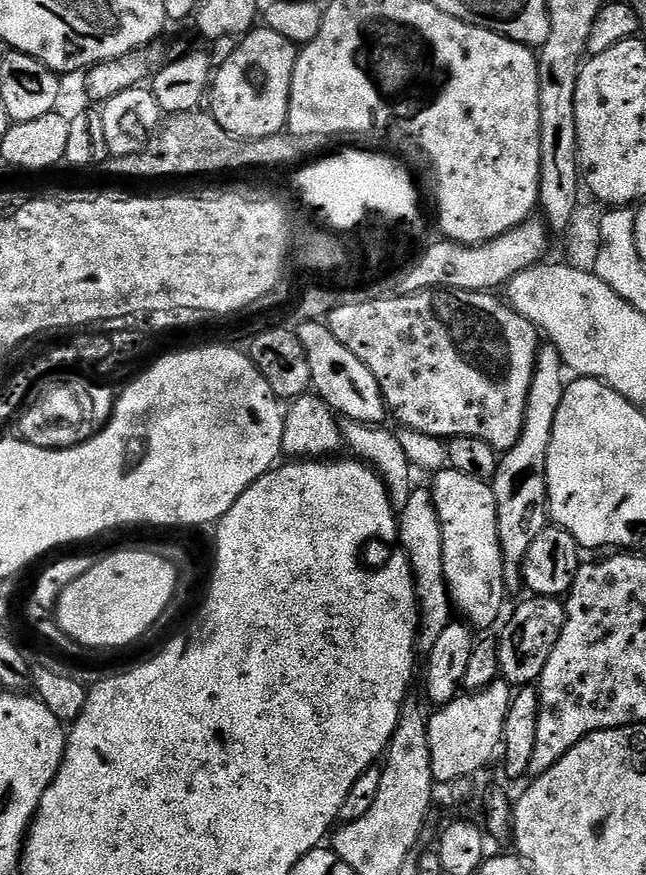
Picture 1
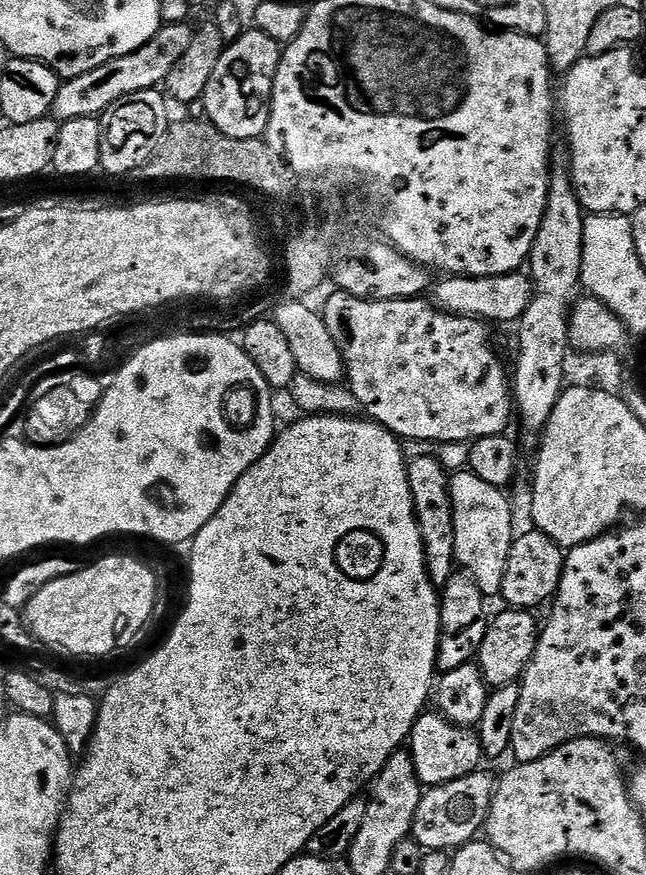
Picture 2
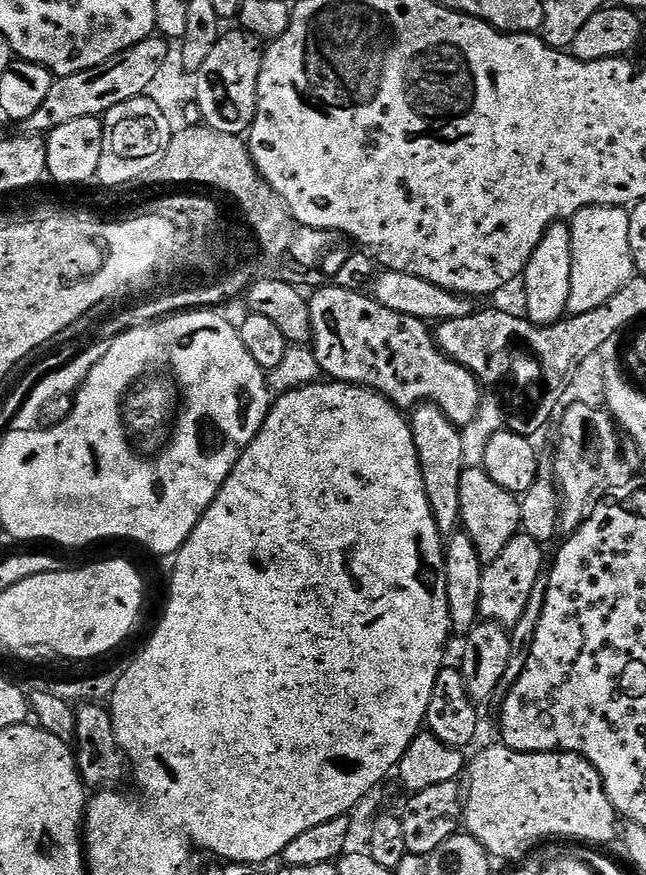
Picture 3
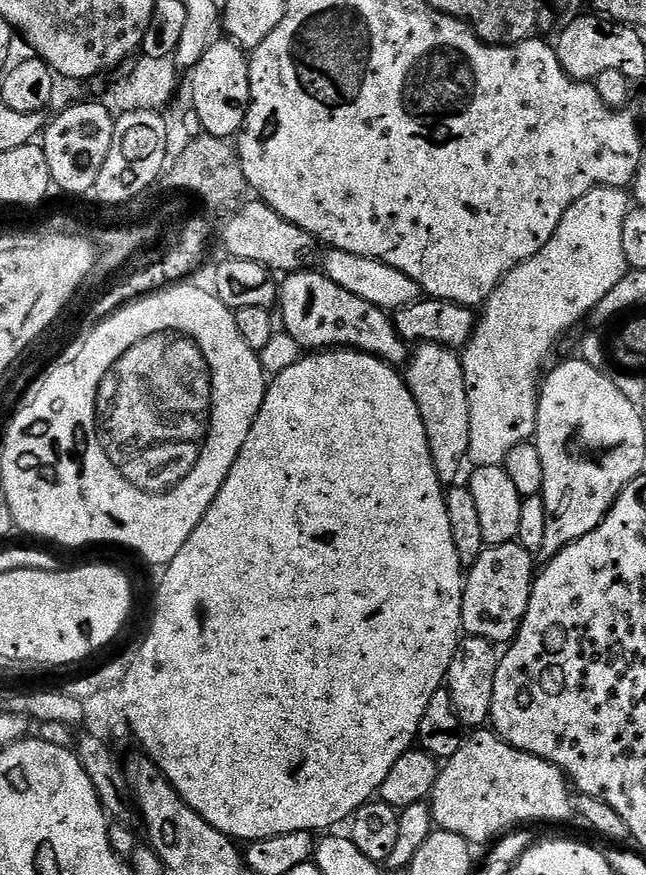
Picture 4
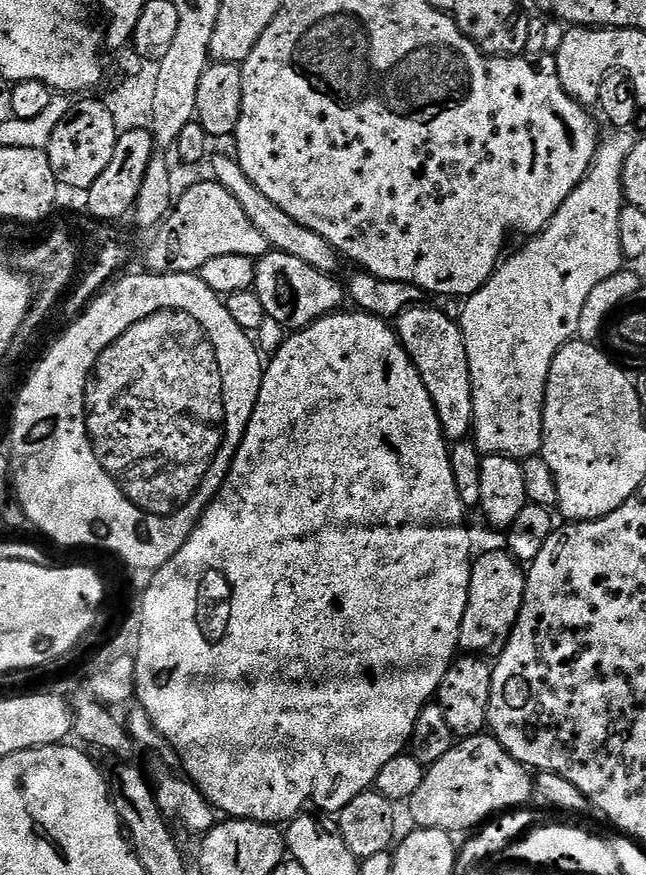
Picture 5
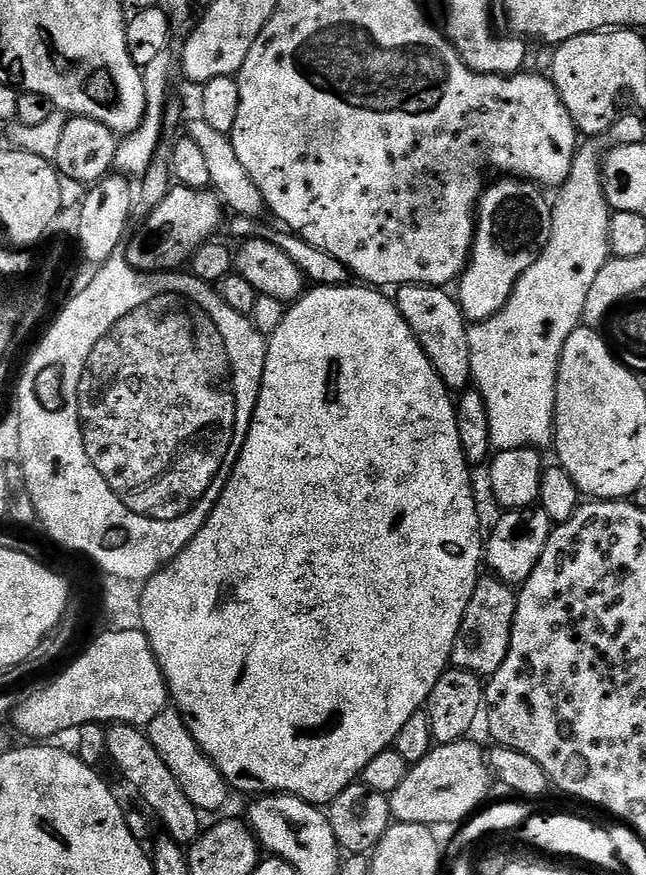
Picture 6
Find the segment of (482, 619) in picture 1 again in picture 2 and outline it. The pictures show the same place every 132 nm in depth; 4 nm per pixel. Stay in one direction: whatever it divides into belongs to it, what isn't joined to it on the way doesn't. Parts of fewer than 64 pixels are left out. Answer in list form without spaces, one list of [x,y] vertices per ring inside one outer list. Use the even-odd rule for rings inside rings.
[[[454,472],[450,476],[450,498],[454,506],[454,554],[456,563],[467,570],[476,580],[477,586],[484,591],[485,597],[500,596],[502,578],[506,578],[506,562],[510,558],[514,531],[512,532],[512,504],[508,501],[509,493],[498,486],[490,486],[490,482],[482,482],[478,474]]]

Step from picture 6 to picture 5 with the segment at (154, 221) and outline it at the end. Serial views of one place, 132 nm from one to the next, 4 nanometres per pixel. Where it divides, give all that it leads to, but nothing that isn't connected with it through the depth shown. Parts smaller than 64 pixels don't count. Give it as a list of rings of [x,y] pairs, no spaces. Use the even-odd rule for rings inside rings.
[[[202,178],[191,184],[173,203],[171,211],[151,233],[152,241],[144,252],[144,264],[153,276],[169,276],[183,272],[199,273],[206,262],[222,258],[222,254],[242,254],[259,258],[270,251],[266,237],[246,218],[246,210],[226,186],[214,178]]]

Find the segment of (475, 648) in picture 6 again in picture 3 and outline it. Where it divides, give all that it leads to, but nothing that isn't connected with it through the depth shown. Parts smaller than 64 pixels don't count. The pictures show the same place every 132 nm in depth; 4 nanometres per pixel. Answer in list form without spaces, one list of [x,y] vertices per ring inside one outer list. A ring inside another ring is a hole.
[[[517,534],[506,546],[506,550],[498,554],[498,558],[485,563],[480,599],[480,615],[485,621],[501,624],[503,628],[511,630],[525,619],[526,606],[546,572],[544,551],[534,538]]]

